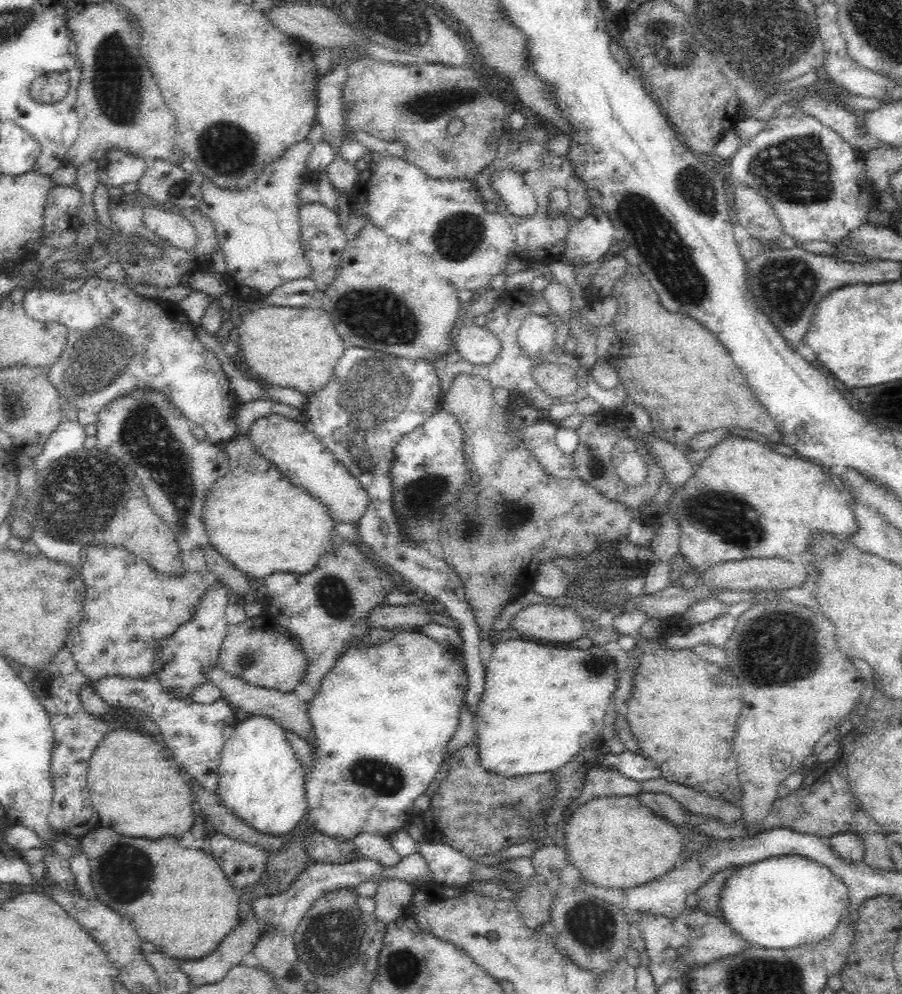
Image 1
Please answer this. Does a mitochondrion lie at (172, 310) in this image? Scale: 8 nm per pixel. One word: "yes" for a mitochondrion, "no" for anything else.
no

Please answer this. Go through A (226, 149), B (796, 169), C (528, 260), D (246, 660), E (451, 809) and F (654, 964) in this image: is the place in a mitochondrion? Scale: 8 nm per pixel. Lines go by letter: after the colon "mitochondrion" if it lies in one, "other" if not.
A: mitochondrion
B: mitochondrion
C: other
D: mitochondrion
E: other
F: other

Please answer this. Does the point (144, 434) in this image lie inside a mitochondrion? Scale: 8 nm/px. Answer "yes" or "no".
yes

